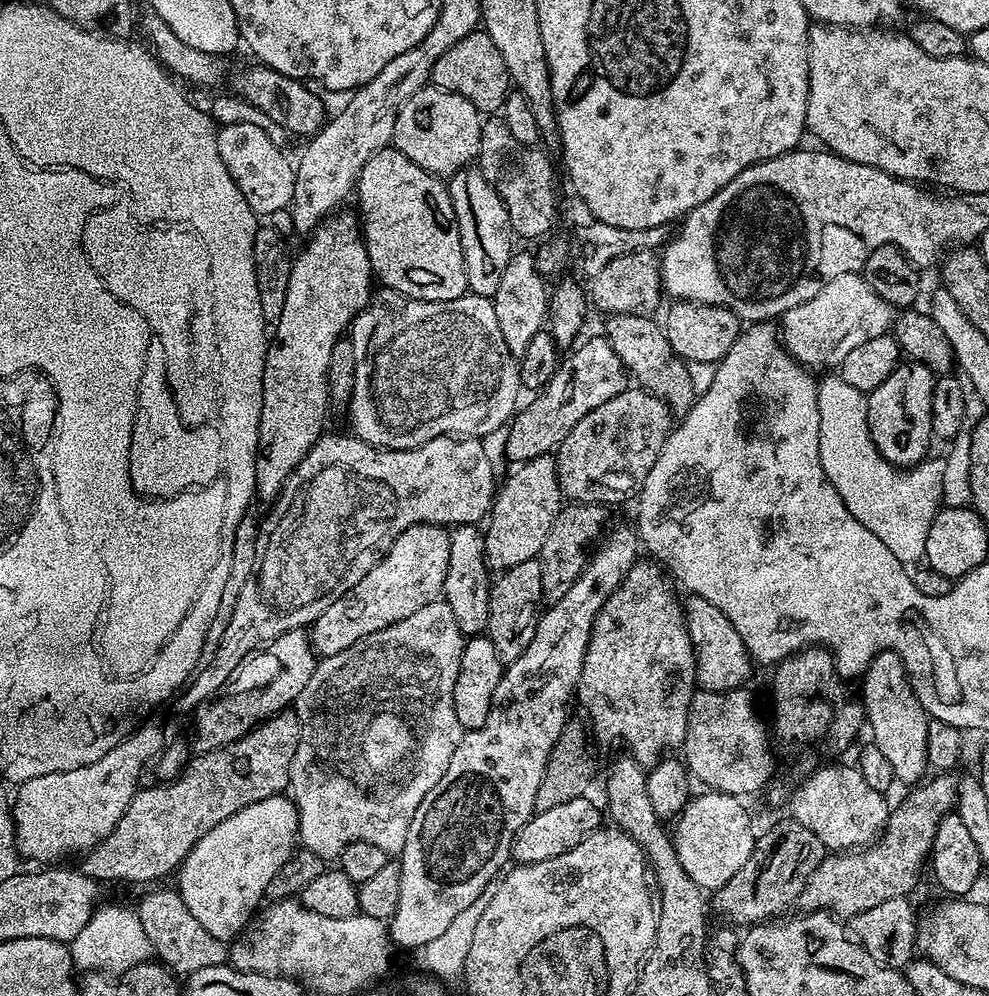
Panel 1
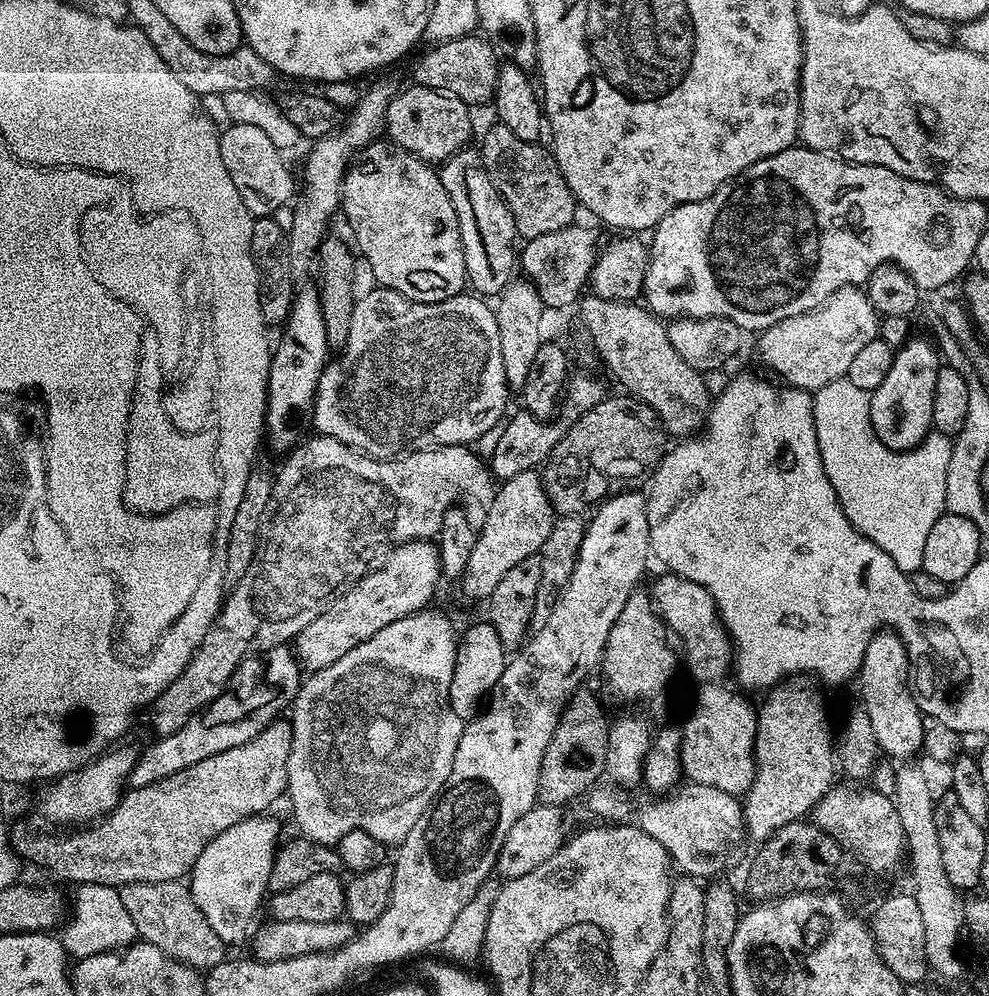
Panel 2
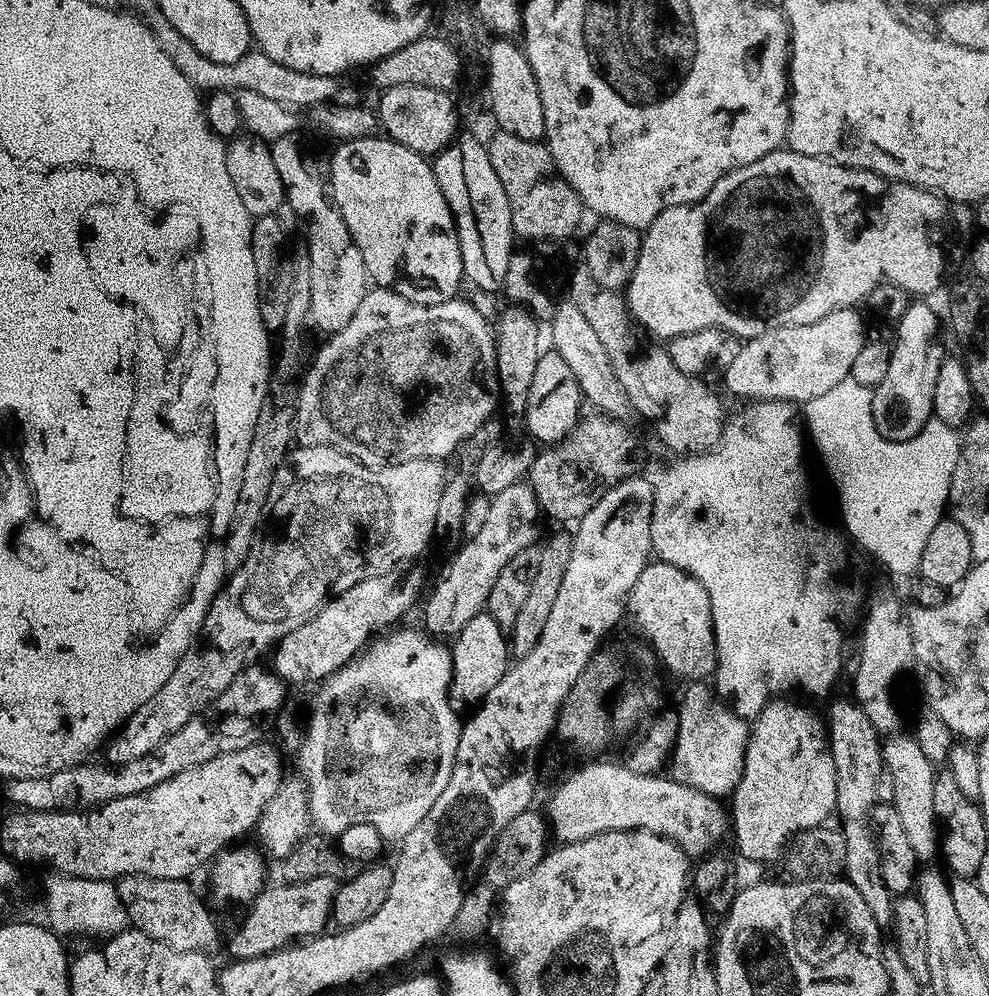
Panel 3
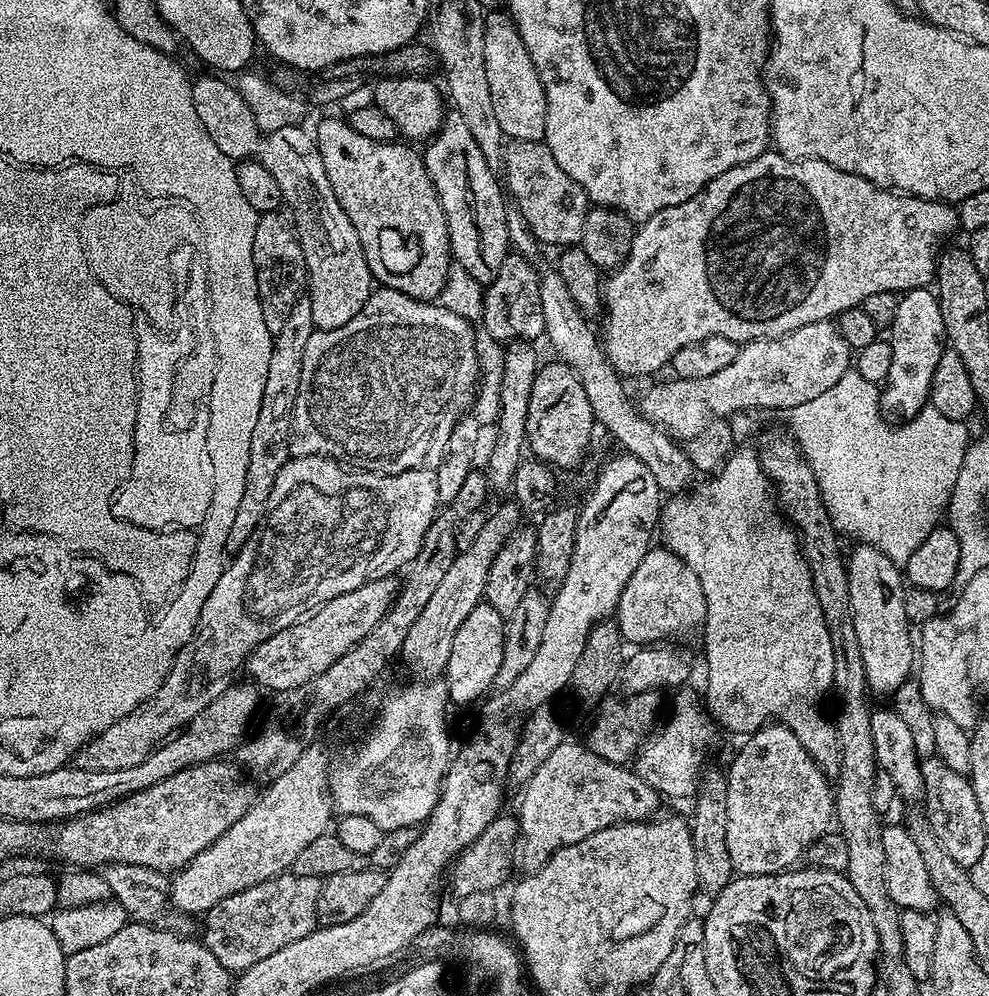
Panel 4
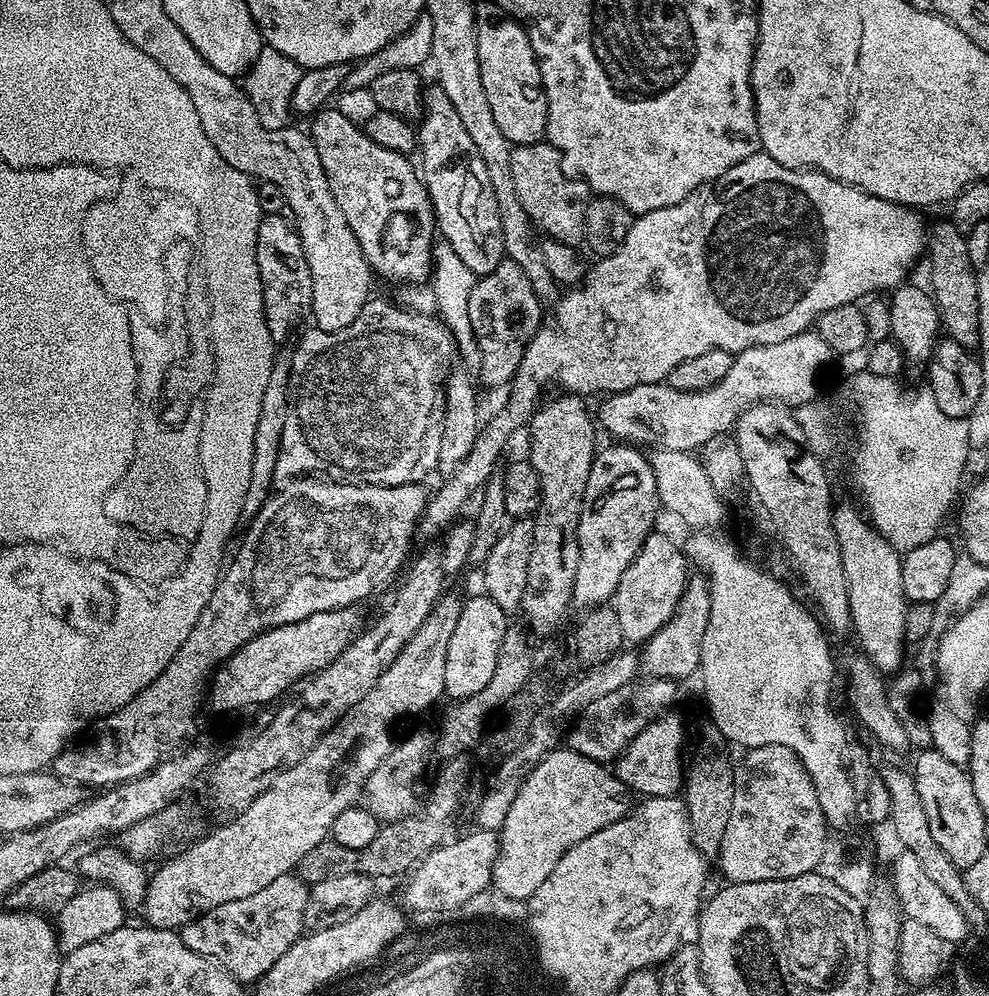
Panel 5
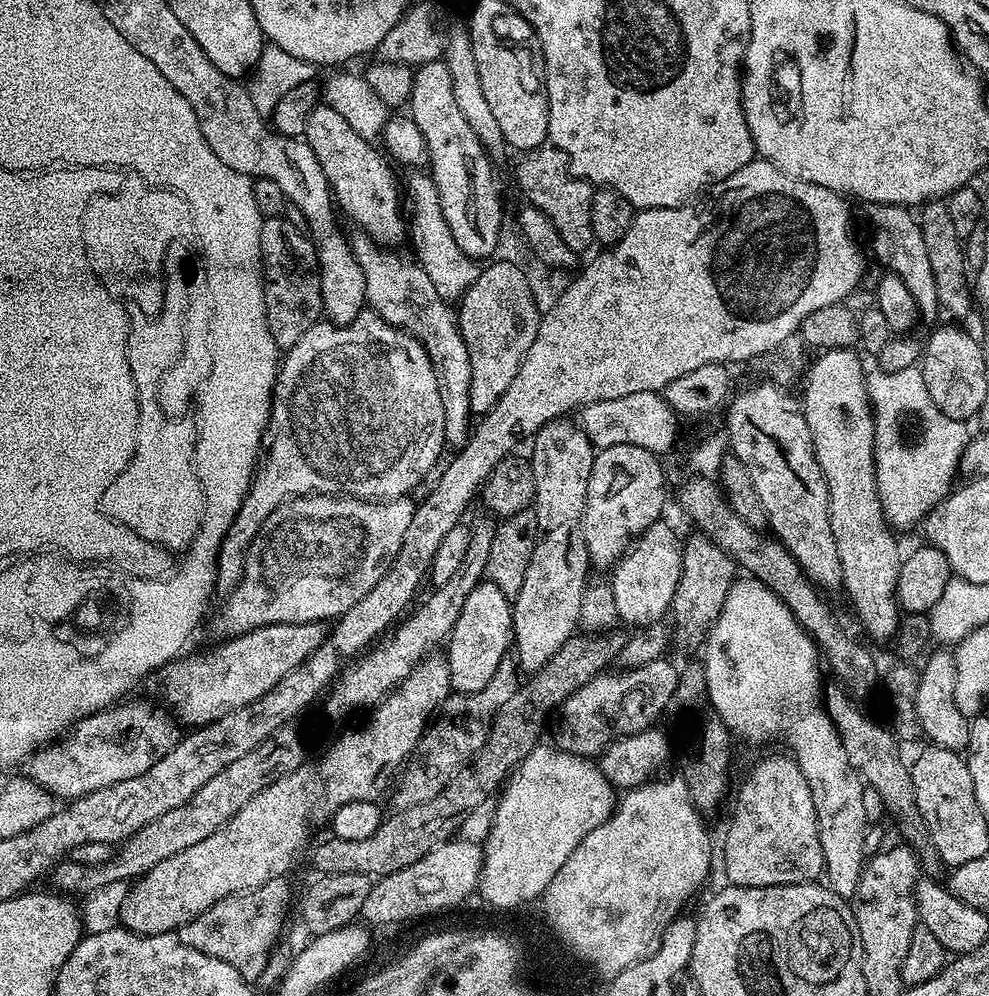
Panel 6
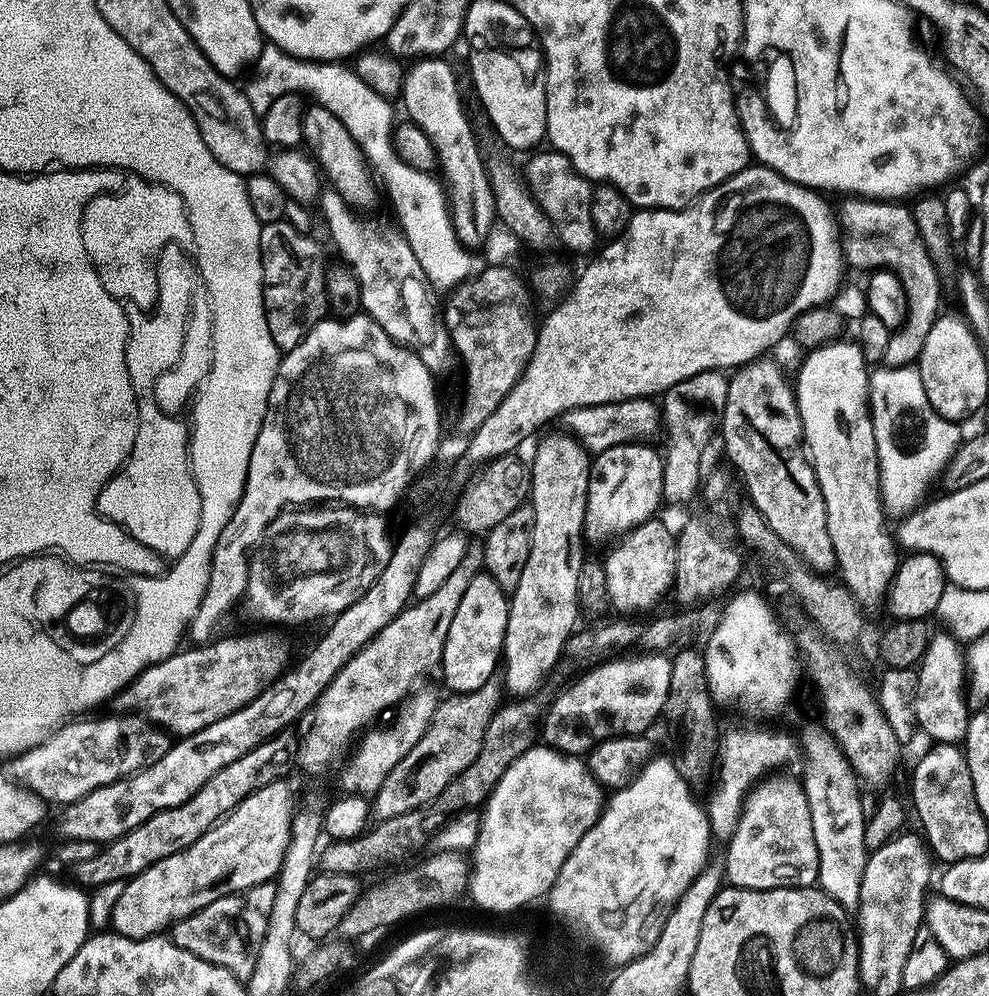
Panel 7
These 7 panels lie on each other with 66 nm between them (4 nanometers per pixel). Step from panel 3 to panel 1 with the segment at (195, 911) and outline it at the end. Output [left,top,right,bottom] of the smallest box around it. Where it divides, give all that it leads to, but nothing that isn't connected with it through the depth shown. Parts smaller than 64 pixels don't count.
[136,890,228,974]

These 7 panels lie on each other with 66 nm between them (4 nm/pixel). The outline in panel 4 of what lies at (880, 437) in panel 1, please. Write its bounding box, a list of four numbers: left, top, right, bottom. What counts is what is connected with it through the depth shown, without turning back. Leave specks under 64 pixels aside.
[880,287,946,426]

